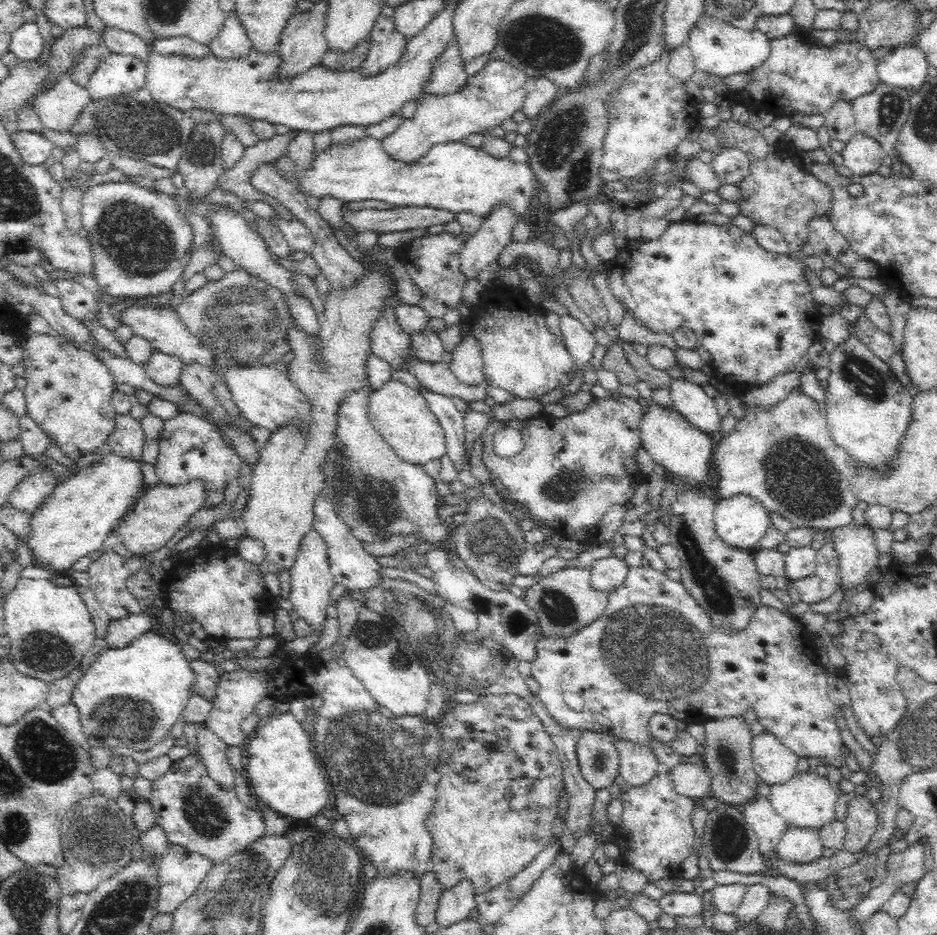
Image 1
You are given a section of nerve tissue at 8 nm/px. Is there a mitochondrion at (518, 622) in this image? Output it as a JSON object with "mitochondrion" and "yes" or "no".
{"mitochondrion":"yes"}

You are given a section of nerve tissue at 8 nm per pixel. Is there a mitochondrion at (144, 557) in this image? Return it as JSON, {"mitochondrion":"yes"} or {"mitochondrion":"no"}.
{"mitochondrion":"no"}

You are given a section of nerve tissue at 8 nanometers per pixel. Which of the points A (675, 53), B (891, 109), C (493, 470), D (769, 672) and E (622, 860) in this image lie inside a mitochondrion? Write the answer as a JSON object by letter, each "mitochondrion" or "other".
{"A":"other","B":"mitochondrion","C":"other","D":"other","E":"other"}

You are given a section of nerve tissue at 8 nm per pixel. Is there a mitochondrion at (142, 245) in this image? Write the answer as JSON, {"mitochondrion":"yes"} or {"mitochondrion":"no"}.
{"mitochondrion":"yes"}

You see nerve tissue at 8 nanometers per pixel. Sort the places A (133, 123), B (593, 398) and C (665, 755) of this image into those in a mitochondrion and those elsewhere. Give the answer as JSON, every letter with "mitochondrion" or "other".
{"A":"mitochondrion","B":"other","C":"other"}

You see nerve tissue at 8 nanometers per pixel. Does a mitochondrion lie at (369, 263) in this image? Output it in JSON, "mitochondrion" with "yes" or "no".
{"mitochondrion":"no"}

